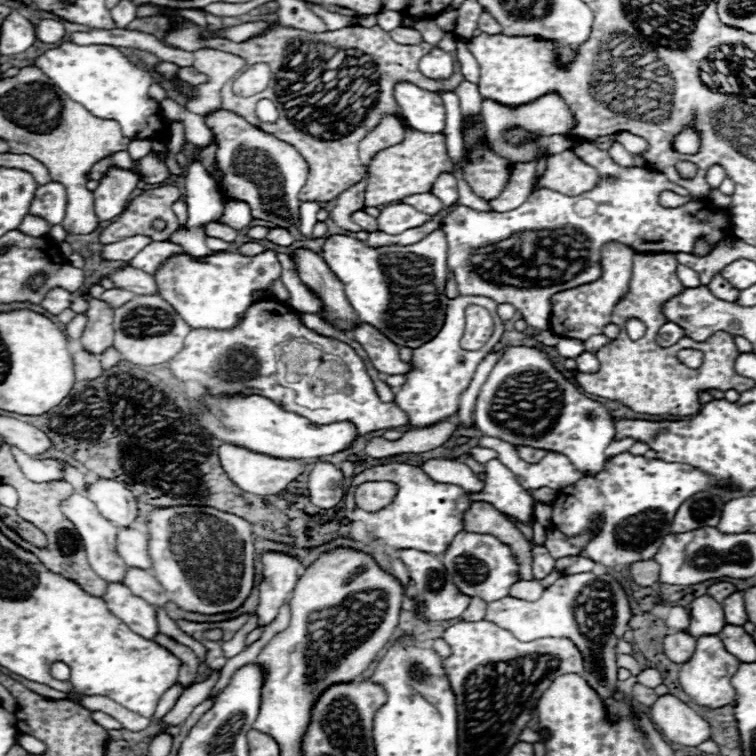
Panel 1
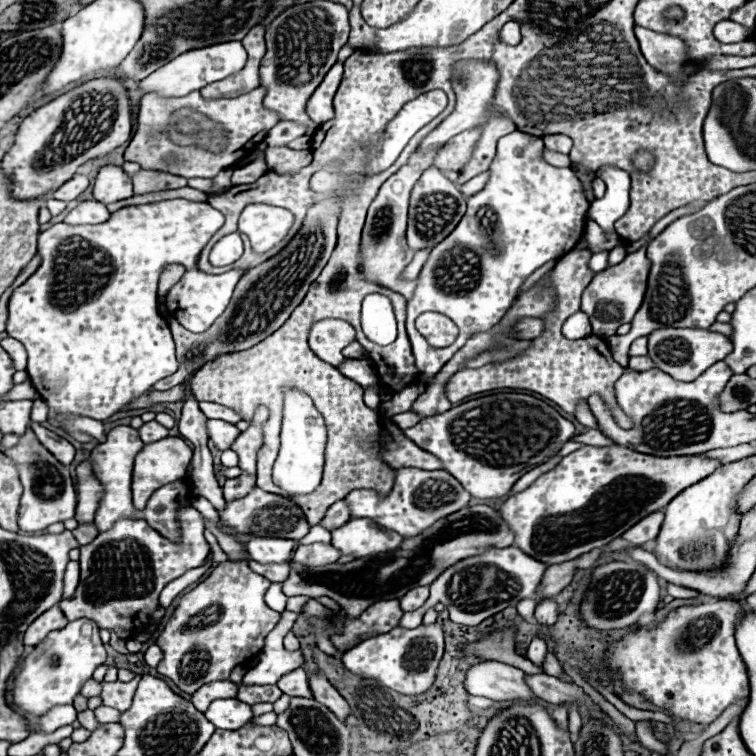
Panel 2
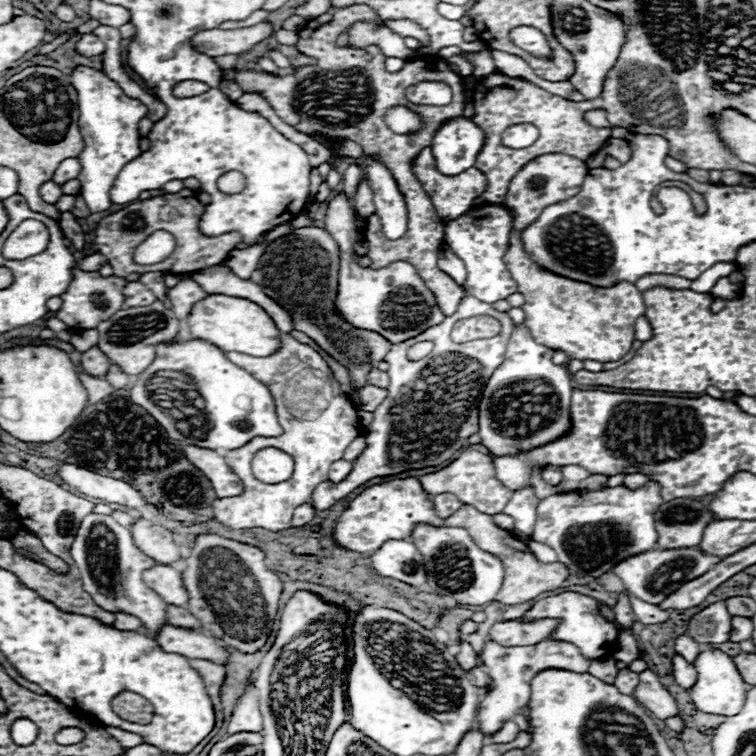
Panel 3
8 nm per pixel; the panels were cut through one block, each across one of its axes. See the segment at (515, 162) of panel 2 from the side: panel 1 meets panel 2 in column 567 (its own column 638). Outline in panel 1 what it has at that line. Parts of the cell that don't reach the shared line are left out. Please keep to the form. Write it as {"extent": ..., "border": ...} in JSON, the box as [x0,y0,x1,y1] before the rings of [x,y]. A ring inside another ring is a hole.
{"extent":[442,141,734,330],"border":[[[586,141],[580,142],[572,150],[584,163],[596,168],[604,176],[594,190],[584,192],[580,196],[562,196],[560,192],[542,188],[534,190],[520,208],[510,212],[478,212],[468,206],[458,206],[450,216],[446,216],[442,226],[448,238],[448,268],[454,270],[458,292],[462,296],[486,296],[496,304],[514,304],[514,308],[522,314],[528,326],[548,330],[550,296],[598,280],[602,276],[600,252],[606,242],[620,242],[640,254],[692,254],[700,238],[708,242],[710,250],[714,250],[714,246],[720,240],[734,238],[730,212],[724,208],[716,208],[708,200],[690,202],[688,206],[678,208],[662,208],[658,204],[658,194],[662,190],[672,190],[682,196],[690,194],[686,188],[670,182],[664,174],[652,172],[650,168],[618,166],[612,162],[607,151],[600,150]],[[606,176],[614,176],[616,180],[610,182],[606,180]]]}

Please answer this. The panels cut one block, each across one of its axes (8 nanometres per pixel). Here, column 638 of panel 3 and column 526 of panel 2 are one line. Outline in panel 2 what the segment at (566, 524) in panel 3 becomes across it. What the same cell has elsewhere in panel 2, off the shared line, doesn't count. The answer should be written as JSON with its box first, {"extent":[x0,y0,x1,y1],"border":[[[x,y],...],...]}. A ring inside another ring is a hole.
{"extent":[500,444,720,564],"border":[[[618,444],[596,448],[596,446],[584,446],[568,456],[562,458],[562,462],[542,474],[538,480],[534,480],[526,490],[510,496],[502,508],[500,514],[506,520],[506,524],[514,530],[514,544],[530,554],[532,558],[544,562],[544,564],[560,564],[574,560],[594,548],[602,548],[608,542],[620,538],[628,528],[632,528],[638,520],[644,516],[664,508],[678,492],[688,488],[690,484],[696,484],[698,480],[710,476],[720,462],[708,460],[702,456],[674,456],[670,460],[658,460],[658,456],[642,456],[630,448],[622,448]]]}

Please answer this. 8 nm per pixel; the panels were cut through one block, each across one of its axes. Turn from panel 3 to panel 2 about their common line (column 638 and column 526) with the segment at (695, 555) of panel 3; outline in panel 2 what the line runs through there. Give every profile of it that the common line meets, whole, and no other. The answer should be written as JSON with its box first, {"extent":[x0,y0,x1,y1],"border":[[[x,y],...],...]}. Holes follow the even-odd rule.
{"extent":[424,548,546,626],"border":[[[490,548],[480,556],[472,556],[460,560],[458,564],[446,568],[434,584],[430,584],[430,598],[424,604],[426,608],[442,602],[448,612],[450,620],[464,626],[476,626],[482,620],[502,612],[508,606],[516,606],[524,598],[534,598],[536,590],[542,582],[546,572],[546,564],[538,564],[538,560],[530,560],[520,548]]]}

